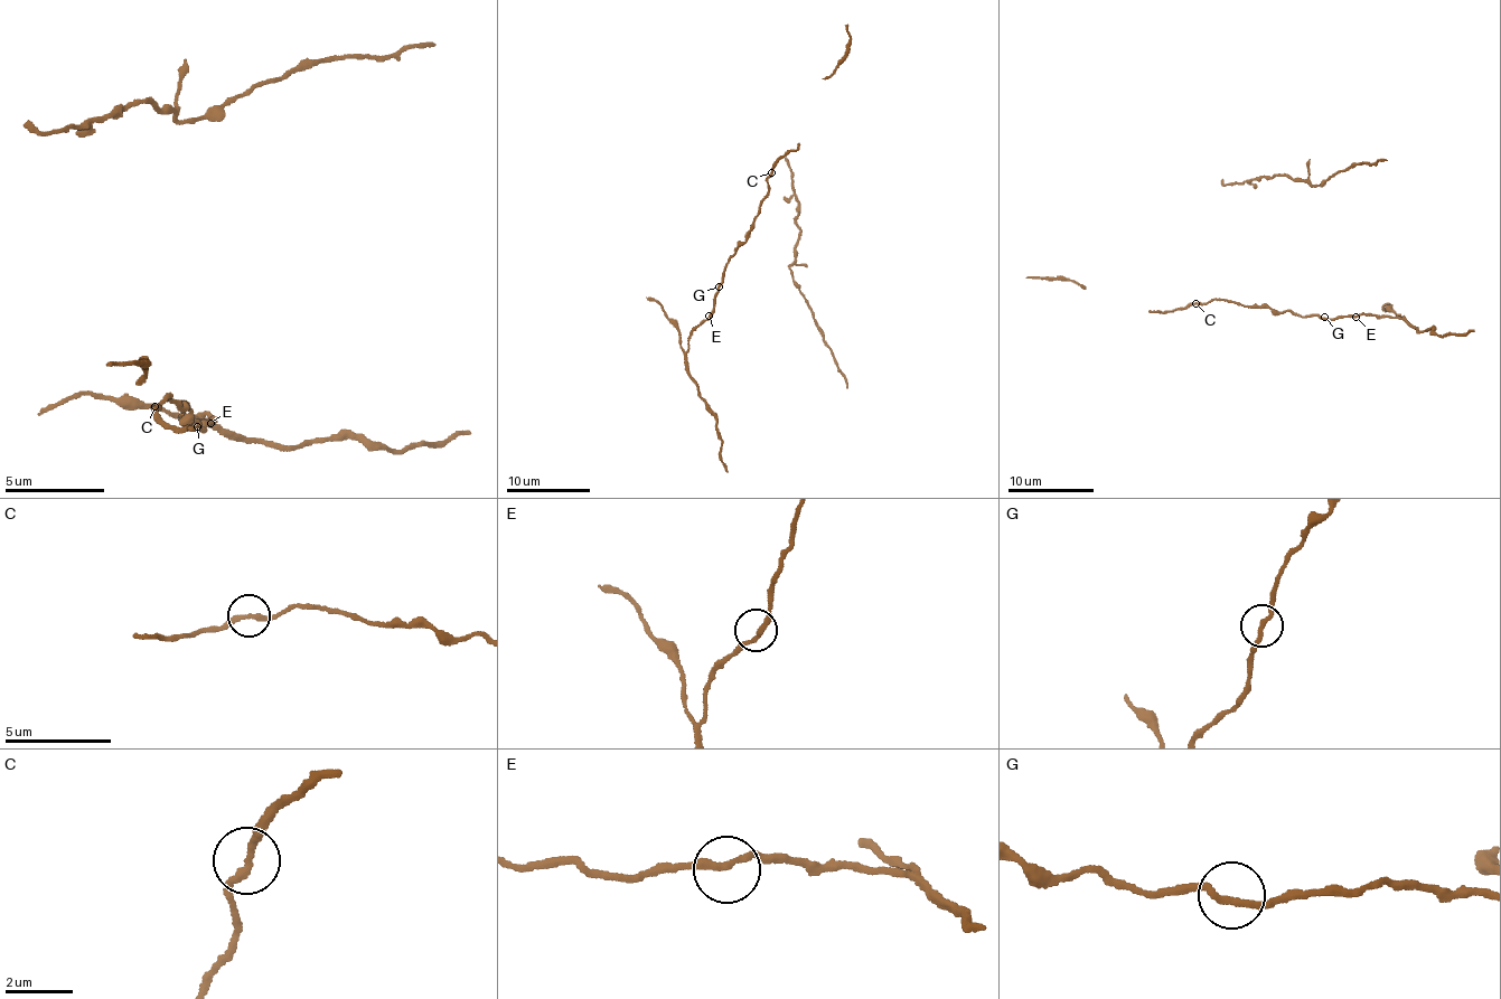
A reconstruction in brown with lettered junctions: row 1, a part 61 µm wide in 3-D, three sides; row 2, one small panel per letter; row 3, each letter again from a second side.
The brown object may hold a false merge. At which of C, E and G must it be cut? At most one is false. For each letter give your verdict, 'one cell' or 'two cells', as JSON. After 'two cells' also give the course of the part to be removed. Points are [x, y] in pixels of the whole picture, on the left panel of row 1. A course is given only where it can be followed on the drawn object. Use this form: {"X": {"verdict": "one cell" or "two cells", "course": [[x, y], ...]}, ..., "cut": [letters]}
{"C": {"verdict": "one cell"}, "E": {"verdict": "one cell"}, "G": {"verdict": "one cell"}, "cut": []}

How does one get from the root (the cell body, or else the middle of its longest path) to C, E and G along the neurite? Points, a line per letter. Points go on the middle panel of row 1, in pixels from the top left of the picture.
C: (761, 203), (768, 190), (768, 176), (771, 171)
E: (761, 203), (748, 241), (729, 258), (723, 282), (709, 316)
G: (761, 203), (748, 241), (729, 258), (723, 282), (719, 286)

